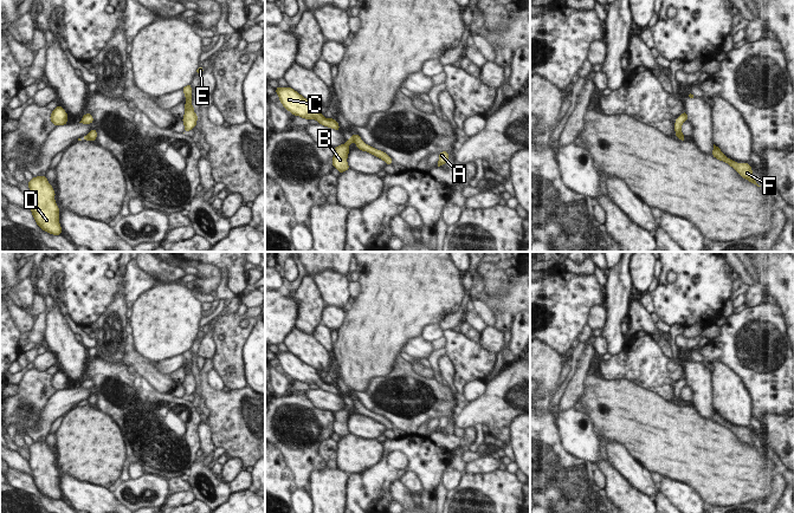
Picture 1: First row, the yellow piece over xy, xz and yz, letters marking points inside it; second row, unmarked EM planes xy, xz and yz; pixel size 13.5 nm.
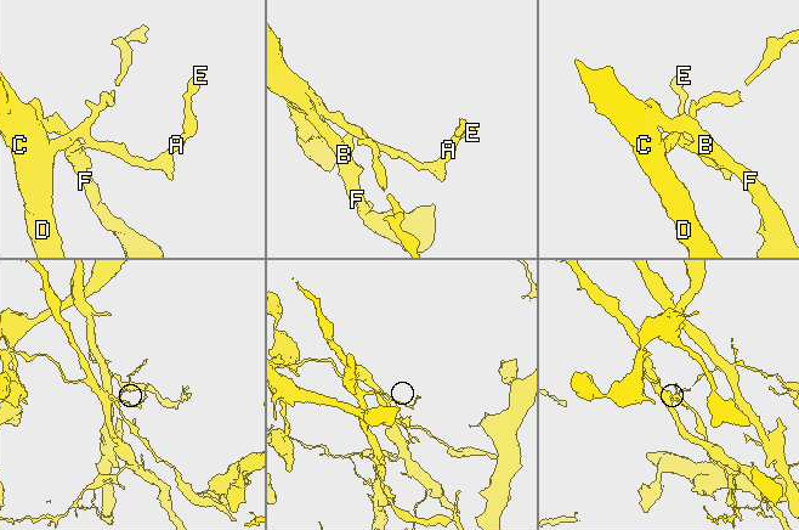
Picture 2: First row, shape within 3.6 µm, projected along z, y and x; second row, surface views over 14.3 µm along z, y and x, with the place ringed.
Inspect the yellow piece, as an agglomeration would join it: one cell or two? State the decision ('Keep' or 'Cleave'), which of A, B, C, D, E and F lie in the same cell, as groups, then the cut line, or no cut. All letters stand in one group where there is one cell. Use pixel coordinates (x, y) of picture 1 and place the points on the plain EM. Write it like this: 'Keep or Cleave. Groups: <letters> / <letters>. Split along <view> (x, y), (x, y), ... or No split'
Cleave. Groups: A C D E / B F. Split along xz (353, 401), (354, 406).

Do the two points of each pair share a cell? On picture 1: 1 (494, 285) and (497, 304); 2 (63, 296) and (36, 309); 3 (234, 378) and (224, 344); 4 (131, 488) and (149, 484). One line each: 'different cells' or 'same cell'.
1: different cells
2: different cells
3: same cell
4: same cell

